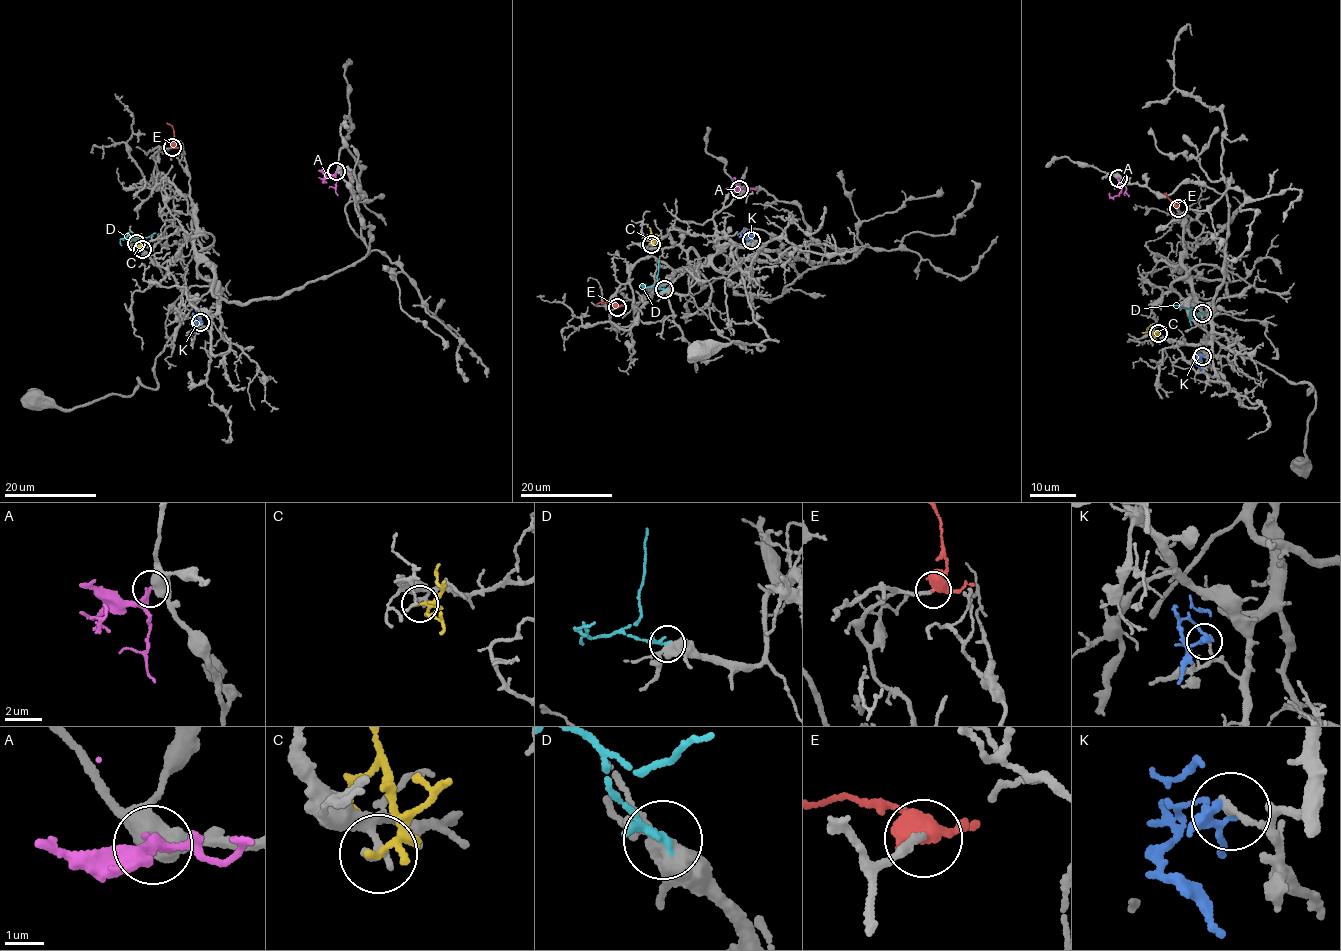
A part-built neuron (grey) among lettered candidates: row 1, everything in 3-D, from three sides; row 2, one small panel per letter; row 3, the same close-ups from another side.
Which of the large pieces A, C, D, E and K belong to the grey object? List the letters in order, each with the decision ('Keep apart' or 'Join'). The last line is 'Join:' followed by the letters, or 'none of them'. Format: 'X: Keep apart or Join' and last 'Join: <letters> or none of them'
A: Keep apart
C: Keep apart
D: Keep apart
E: Join
K: Keep apart
Join: E

